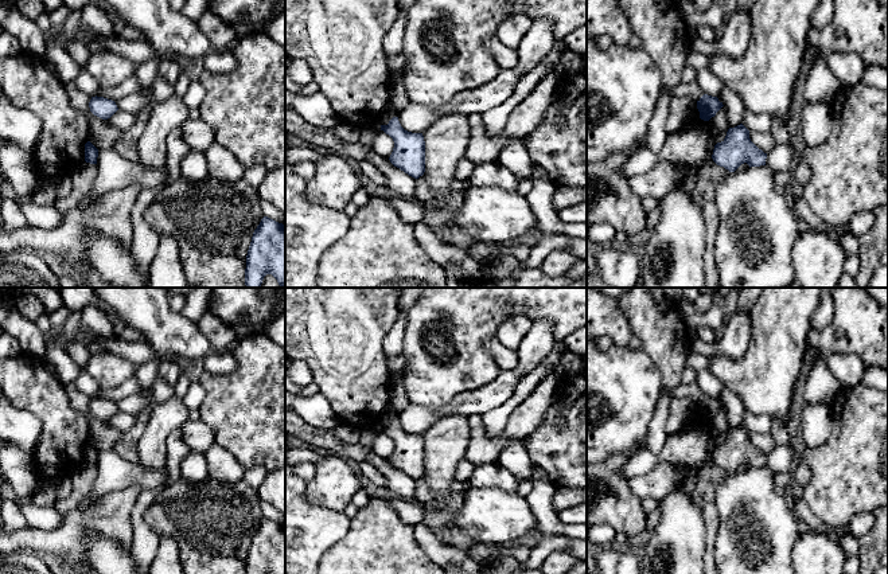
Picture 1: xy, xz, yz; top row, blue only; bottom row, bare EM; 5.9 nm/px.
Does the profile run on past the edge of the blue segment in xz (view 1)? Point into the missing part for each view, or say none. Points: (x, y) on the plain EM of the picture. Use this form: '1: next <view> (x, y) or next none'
1: next none

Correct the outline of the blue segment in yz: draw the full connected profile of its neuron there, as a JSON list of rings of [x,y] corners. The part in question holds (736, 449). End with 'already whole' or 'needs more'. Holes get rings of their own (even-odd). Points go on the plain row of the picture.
[[[740,425],[729,429],[725,440],[714,446],[712,460],[717,466],[735,473],[744,464],[749,469],[766,466],[767,454],[751,442],[749,432]]]; already whole

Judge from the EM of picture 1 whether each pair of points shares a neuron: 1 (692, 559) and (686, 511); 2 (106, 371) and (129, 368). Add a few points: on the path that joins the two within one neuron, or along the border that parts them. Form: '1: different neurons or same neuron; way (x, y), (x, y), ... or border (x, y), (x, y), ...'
1: same neuron; way (686, 547), (686, 523)
2: same neuron; way (112, 370), (124, 368)

